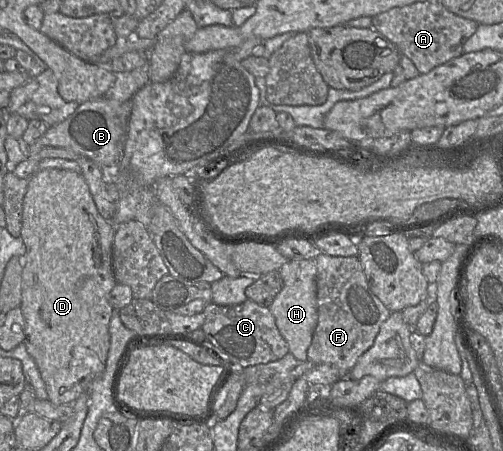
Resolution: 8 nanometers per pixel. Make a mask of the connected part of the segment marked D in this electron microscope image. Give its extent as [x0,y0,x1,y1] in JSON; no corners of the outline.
[21,168,117,405]

